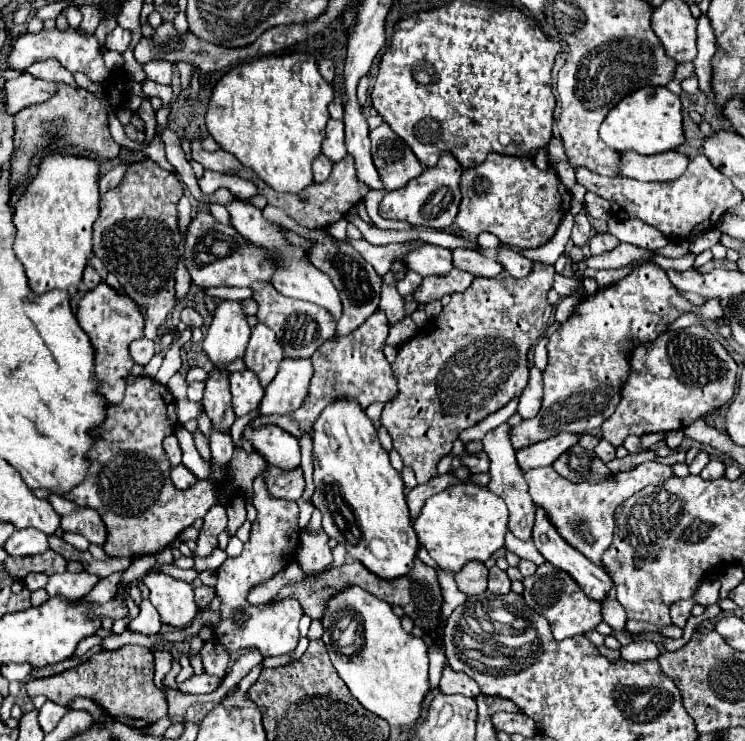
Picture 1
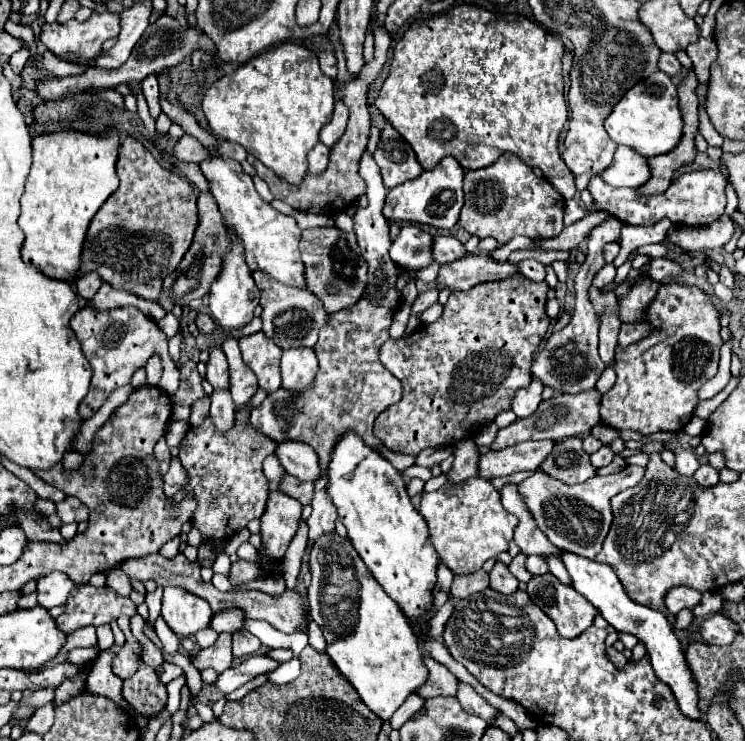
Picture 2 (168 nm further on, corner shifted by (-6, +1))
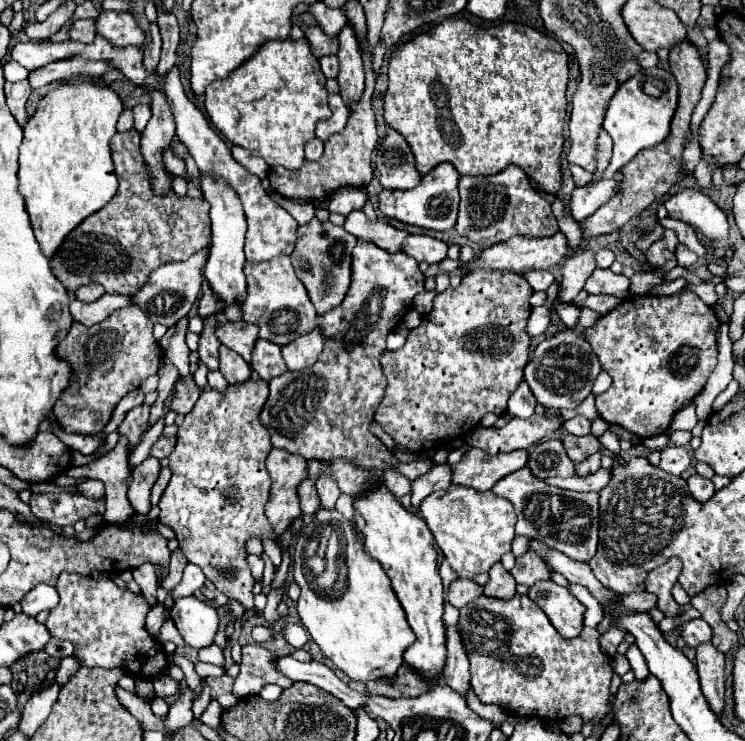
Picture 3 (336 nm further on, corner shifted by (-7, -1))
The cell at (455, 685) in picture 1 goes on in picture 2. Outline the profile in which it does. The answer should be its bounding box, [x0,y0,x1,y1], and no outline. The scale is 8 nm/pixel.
[416,651,458,699]

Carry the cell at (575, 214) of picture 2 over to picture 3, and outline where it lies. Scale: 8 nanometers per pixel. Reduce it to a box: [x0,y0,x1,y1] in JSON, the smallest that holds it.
[667,189,729,243]

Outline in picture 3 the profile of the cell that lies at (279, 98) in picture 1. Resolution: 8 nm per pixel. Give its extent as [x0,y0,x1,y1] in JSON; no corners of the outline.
[205,39,331,171]

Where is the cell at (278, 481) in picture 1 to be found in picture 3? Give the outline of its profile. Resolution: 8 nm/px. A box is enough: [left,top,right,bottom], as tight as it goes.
[297,479,319,515]

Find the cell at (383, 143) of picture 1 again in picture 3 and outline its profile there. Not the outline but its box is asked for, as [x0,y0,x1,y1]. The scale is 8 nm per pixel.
[375,129,421,189]

